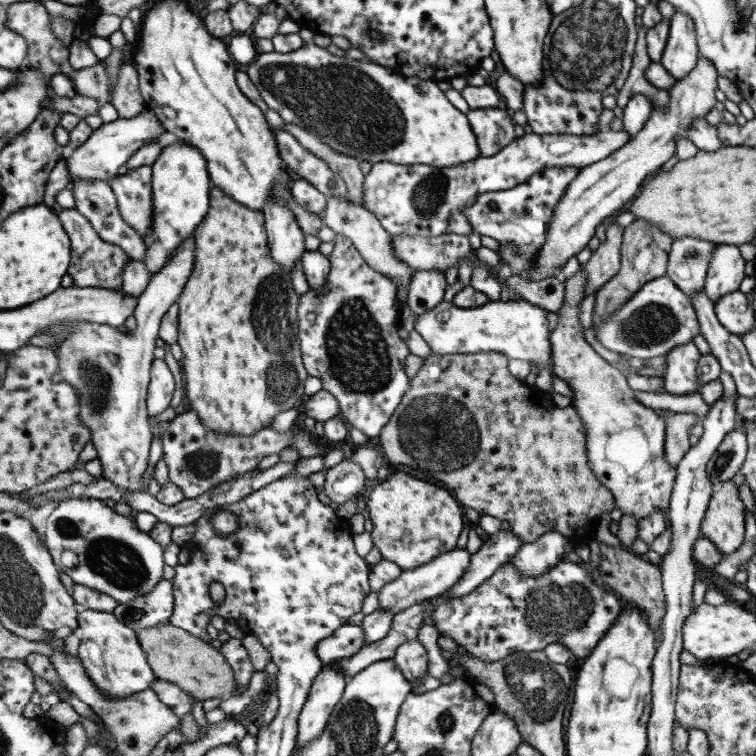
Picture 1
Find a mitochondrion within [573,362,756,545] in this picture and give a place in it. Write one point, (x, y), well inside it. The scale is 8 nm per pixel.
(723, 460)

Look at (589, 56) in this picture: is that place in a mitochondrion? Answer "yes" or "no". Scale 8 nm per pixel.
yes

